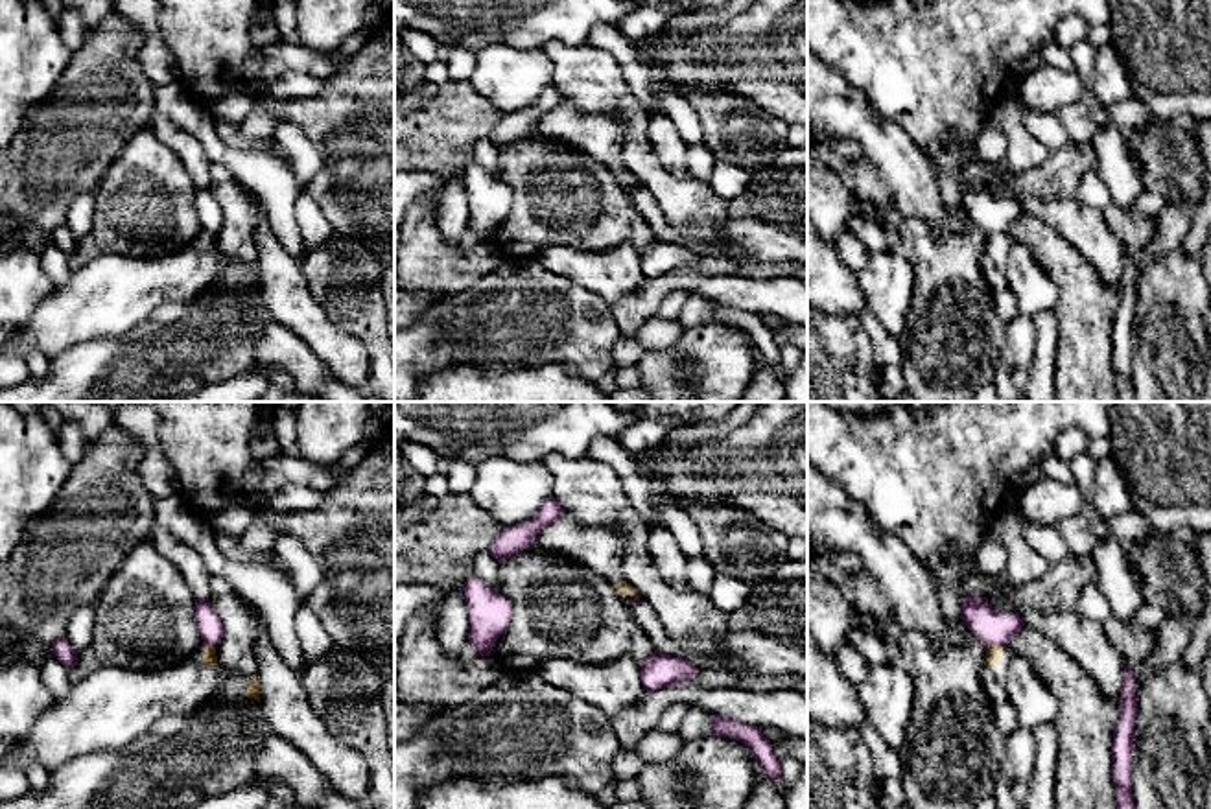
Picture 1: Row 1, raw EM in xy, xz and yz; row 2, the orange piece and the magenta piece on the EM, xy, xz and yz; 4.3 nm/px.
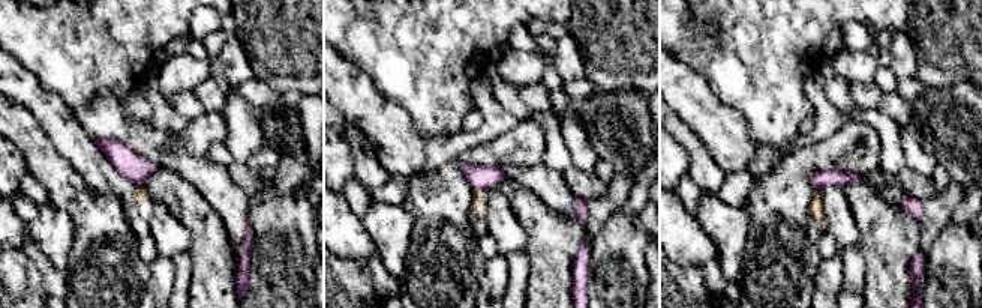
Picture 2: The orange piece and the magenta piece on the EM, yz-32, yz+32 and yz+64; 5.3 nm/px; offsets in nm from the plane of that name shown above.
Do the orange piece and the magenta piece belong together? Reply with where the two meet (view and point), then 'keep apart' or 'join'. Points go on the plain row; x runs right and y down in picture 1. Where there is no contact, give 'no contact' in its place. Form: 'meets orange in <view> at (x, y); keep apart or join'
meets orange in yz at (994, 231); keep apart

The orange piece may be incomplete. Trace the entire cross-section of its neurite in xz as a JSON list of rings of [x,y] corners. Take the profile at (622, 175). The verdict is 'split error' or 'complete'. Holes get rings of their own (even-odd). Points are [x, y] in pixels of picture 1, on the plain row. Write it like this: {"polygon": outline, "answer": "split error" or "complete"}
{"polygon": [[[560,103],[546,112],[533,127],[535,135],[547,142],[558,142],[570,149],[582,151],[601,166],[608,168],[623,190],[630,190],[638,181],[623,166],[621,120],[603,112],[579,112],[577,109]]], "answer": "split error"}

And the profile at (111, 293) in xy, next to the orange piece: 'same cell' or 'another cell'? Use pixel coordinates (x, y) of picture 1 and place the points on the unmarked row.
same cell

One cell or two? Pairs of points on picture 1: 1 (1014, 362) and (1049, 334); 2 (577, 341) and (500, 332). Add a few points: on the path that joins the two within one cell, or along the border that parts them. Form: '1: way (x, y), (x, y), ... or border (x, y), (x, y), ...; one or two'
1: border (1033, 317), (1034, 358), (1025, 382); two
2: way (559, 332), (518, 332); one

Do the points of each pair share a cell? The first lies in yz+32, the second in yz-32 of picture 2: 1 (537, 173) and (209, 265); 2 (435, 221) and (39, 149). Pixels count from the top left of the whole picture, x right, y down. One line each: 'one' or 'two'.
1: two
2: one

